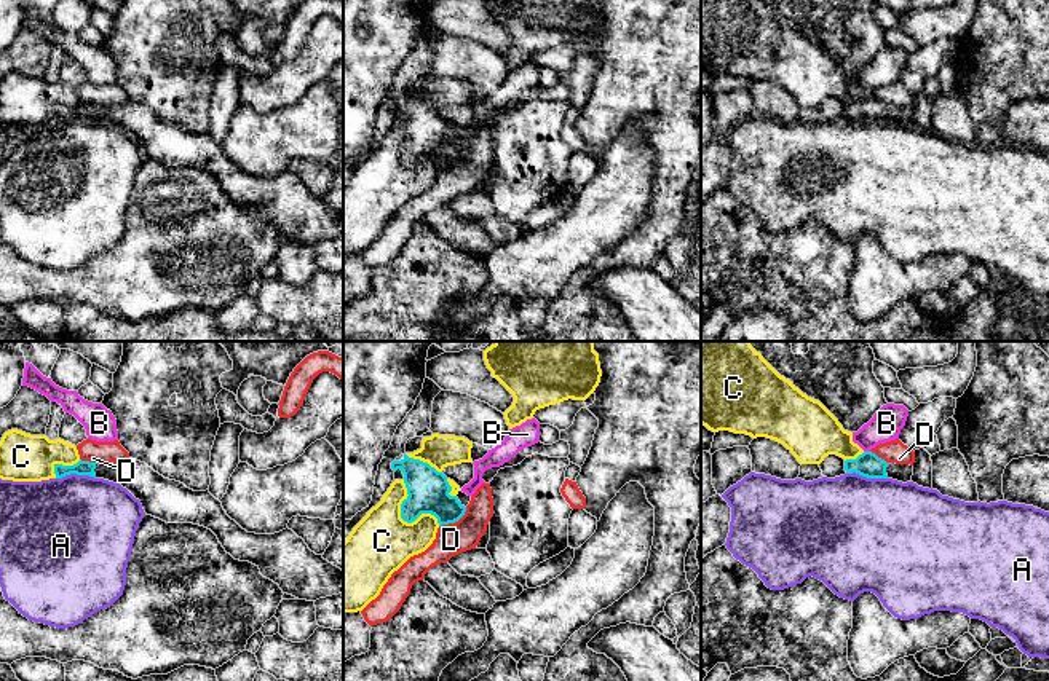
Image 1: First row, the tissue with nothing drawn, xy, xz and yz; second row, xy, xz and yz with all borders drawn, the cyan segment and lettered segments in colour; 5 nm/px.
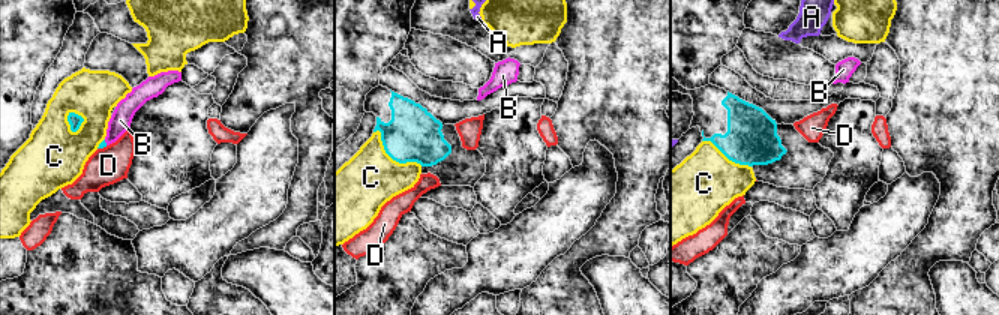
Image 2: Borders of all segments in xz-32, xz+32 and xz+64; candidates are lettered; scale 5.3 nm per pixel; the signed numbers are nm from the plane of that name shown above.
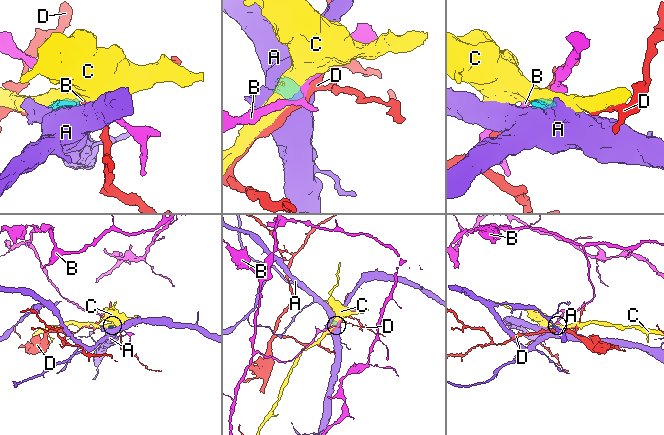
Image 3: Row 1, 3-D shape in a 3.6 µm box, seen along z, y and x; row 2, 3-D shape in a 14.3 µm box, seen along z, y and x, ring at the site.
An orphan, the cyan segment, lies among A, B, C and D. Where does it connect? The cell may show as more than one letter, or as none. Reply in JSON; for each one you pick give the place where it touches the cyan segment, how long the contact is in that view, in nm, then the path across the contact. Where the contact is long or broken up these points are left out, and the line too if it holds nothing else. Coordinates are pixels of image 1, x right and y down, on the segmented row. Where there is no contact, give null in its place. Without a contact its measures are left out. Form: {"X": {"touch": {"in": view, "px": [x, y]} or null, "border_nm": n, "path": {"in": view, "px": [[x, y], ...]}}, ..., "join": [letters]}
{"join": []}

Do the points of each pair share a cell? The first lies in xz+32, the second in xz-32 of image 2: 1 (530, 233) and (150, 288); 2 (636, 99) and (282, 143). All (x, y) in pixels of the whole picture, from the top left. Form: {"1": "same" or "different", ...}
{"1": "different", "2": "different"}

